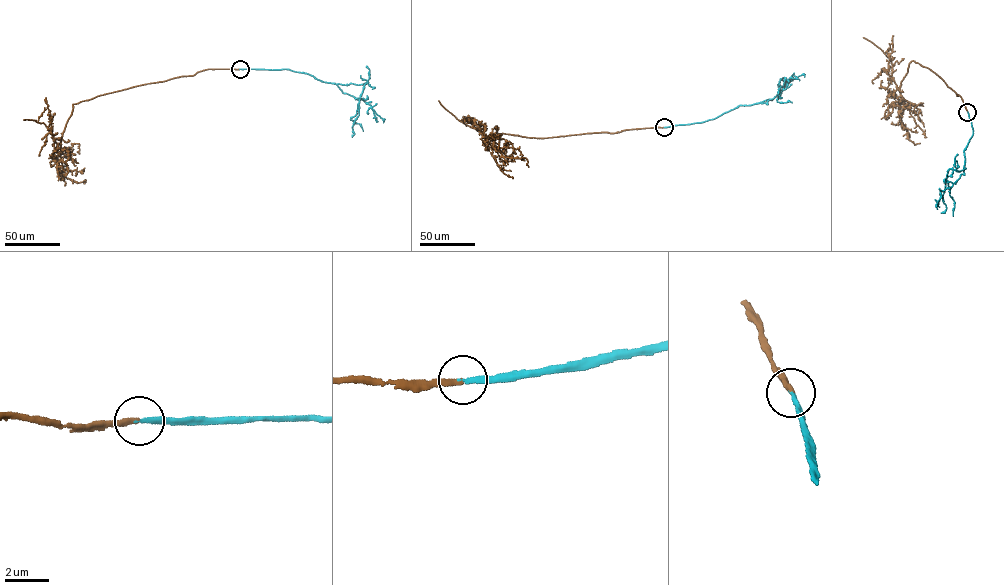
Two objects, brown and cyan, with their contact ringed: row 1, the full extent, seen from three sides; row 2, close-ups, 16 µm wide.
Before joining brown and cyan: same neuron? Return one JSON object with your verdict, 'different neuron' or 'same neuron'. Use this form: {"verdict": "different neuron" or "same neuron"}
{"verdict": "same neuron"}

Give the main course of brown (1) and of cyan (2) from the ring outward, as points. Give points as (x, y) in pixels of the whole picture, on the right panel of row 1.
1: (967, 112), (960, 96), (943, 79), (911, 61), (899, 88), (903, 104), (901, 116), (909, 140), (920, 143)
2: (967, 112), (973, 131), (964, 151), (965, 168), (950, 168), (946, 175), (954, 204), (953, 216)

